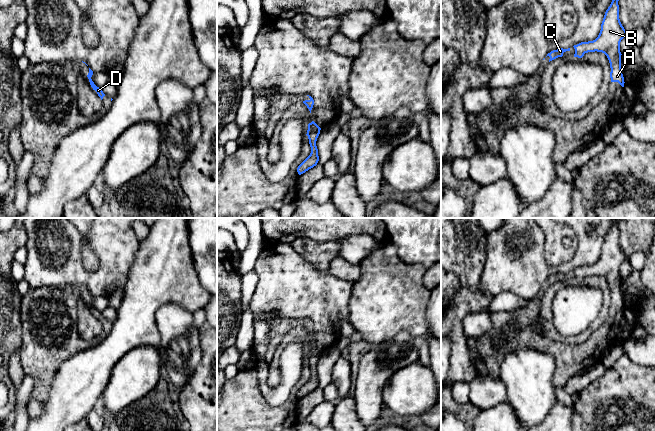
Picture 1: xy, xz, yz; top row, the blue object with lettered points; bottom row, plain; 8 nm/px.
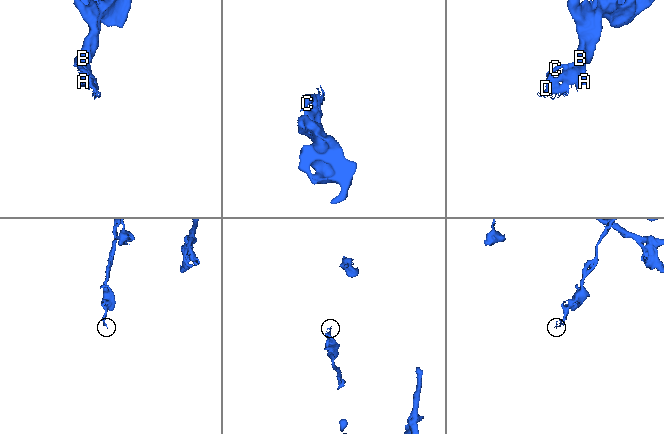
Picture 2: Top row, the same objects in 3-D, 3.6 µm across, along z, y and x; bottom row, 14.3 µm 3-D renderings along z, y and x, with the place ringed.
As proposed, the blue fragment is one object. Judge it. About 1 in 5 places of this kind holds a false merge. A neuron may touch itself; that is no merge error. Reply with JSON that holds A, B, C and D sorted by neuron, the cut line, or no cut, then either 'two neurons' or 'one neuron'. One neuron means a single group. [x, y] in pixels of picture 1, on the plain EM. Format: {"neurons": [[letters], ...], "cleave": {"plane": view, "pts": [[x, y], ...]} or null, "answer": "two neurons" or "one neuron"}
{"neurons": [["A", "B", "C", "D"]], "cleave": null, "answer": "one neuron"}

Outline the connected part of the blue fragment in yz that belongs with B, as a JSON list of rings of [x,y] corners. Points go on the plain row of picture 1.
[[[613,218],[613,224],[605,236],[601,254],[598,261],[593,265],[581,266],[574,269],[574,281],[582,282],[588,276],[604,277],[610,287],[611,306],[618,306],[624,311],[624,301],[621,293],[620,266],[628,260],[619,243],[618,219]]]

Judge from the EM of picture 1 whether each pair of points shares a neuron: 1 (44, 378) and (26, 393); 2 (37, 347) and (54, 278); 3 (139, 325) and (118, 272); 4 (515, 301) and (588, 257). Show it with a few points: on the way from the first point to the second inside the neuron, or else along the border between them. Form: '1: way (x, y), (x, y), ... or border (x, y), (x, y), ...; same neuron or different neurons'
1: border (25, 374), (33, 381), (32, 397); different neurons
2: border (75, 284), (48, 285), (30, 289); different neurons
3: border (132, 264), (128, 280), (123, 287); different neurons
4: border (497, 294), (512, 292), (529, 300); different neurons

